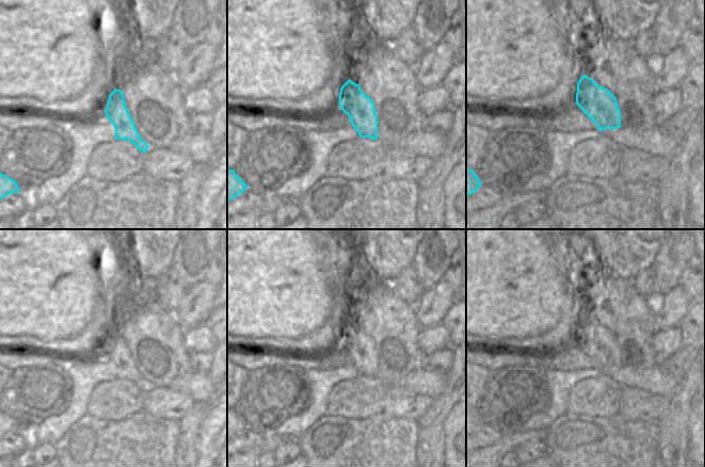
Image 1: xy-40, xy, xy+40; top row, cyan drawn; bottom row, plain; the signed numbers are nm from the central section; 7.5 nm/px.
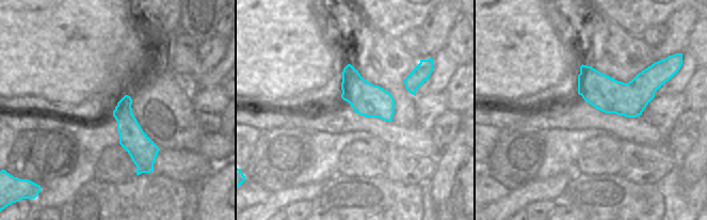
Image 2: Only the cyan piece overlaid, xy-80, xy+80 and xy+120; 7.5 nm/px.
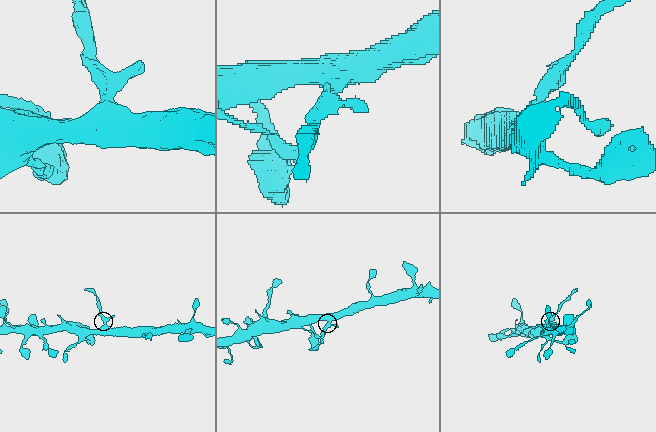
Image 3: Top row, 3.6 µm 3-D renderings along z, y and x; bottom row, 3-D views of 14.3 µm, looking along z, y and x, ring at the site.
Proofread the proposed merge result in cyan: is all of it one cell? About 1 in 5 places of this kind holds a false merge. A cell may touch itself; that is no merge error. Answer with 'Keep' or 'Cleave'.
Keep.

